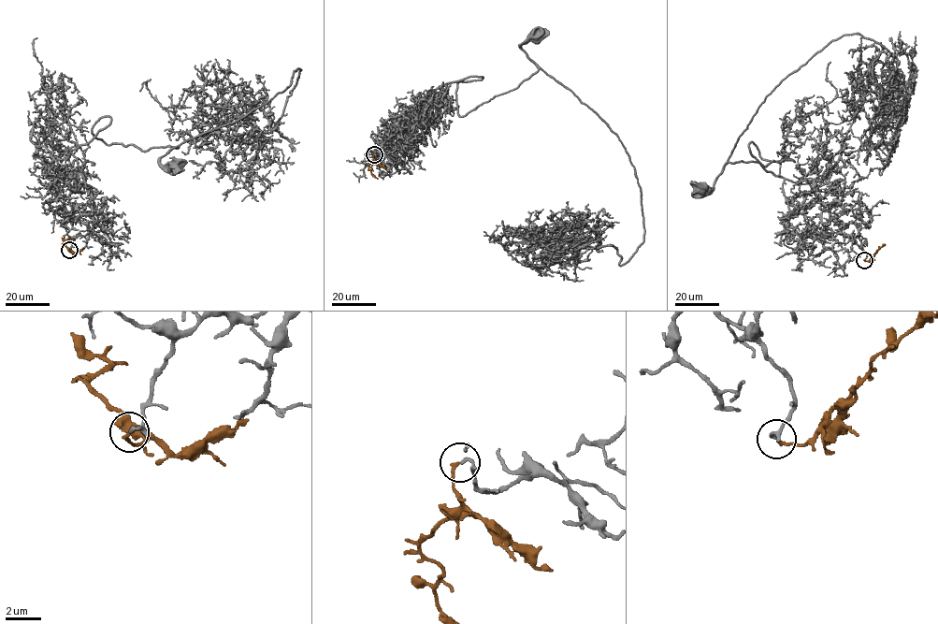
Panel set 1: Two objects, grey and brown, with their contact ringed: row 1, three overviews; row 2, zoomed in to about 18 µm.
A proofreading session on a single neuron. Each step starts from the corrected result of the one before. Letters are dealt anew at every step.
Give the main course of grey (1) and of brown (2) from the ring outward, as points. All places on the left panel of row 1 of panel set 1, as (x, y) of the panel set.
1: (68, 250), (64, 214), (93, 212), (71, 152), (100, 117), (94, 137), (179, 147), (160, 163), (176, 166)
2: (68, 251), (64, 243), (67, 239), (75, 239)

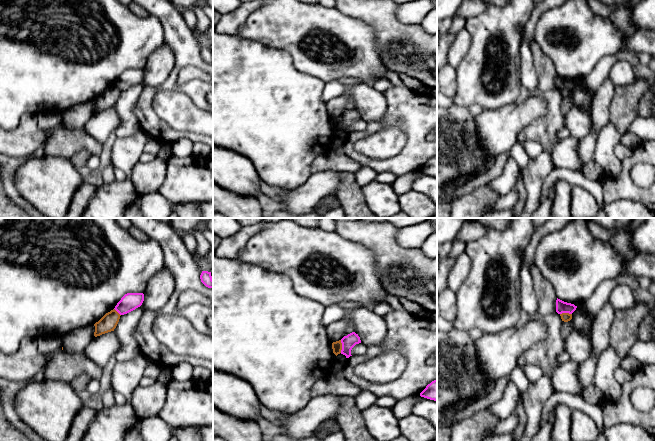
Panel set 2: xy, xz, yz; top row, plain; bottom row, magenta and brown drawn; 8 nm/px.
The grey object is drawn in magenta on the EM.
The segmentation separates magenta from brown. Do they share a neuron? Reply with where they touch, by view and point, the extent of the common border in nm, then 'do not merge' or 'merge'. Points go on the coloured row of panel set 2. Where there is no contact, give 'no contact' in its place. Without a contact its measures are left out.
contact xz (342, 346); length 100 nm; do not merge

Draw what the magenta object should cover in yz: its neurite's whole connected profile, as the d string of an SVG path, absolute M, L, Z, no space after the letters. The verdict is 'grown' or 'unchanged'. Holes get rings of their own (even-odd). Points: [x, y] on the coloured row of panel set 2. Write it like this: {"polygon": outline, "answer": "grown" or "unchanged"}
{"polygon": "M557 298L556 300L556 312L558 314L569 313L572 314L576 310L577 306L571 303L564 302Z", "answer": "unchanged"}

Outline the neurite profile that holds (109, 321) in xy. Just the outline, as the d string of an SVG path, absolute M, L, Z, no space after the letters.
M115 309L106 313L98 322L94 324L94 336L97 337L102 334L114 331L119 322L120 316L121 315Z

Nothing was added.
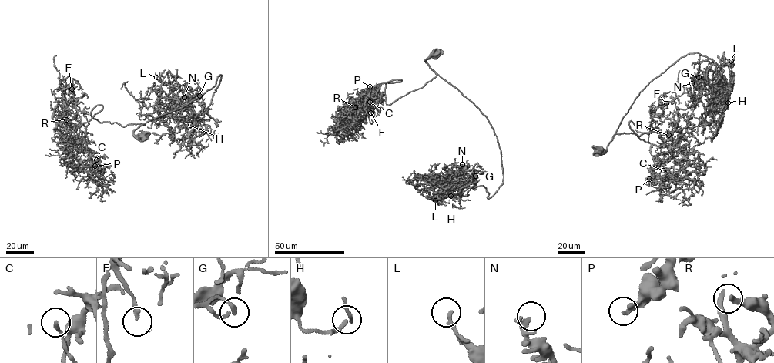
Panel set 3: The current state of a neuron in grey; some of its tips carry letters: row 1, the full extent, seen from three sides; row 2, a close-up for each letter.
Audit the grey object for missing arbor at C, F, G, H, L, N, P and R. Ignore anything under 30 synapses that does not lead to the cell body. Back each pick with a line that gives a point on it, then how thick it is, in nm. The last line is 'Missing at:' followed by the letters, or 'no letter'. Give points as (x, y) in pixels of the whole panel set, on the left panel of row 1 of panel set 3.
N: Place: (184, 97). Thickness 240 nm
Missing at: N

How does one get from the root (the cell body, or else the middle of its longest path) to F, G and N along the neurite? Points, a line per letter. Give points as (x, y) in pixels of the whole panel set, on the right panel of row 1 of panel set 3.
F: (598, 150), (615, 134), (658, 133), (638, 132), (631, 121), (648, 141), (654, 110), (666, 103)
G: (598, 150), (607, 148), (641, 91), (681, 57), (698, 52), (715, 62), (707, 75), (713, 93), (698, 77)
N: (598, 150), (607, 148), (641, 91), (681, 57), (698, 52), (715, 62), (707, 75), (713, 93), (691, 83)

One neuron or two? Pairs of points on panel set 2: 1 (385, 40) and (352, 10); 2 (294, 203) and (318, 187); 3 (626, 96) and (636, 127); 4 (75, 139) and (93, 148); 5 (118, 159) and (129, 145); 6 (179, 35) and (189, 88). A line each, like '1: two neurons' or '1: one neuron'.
1: one neuron
2: one neuron
3: two neurons
4: one neuron
5: one neuron
6: one neuron

